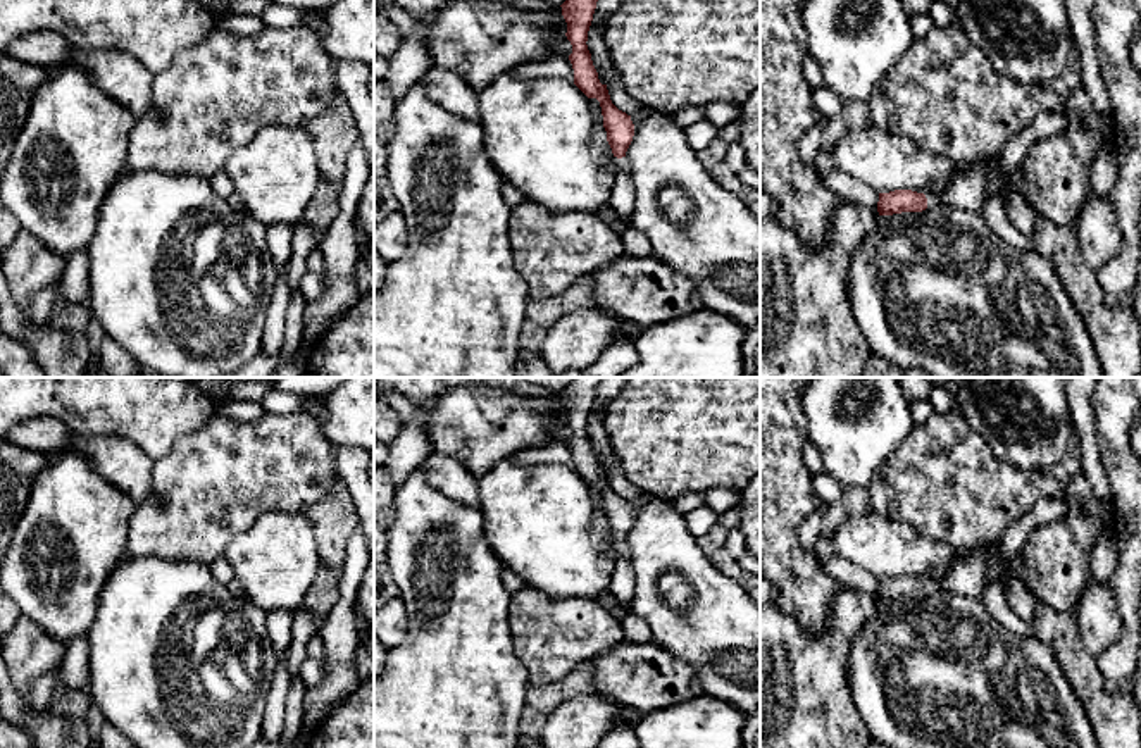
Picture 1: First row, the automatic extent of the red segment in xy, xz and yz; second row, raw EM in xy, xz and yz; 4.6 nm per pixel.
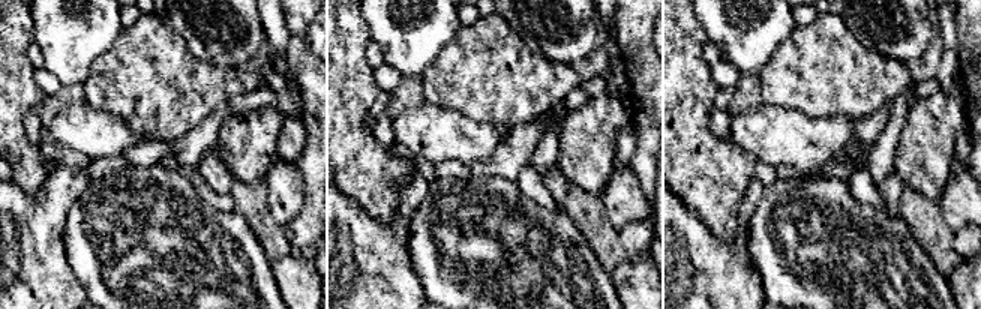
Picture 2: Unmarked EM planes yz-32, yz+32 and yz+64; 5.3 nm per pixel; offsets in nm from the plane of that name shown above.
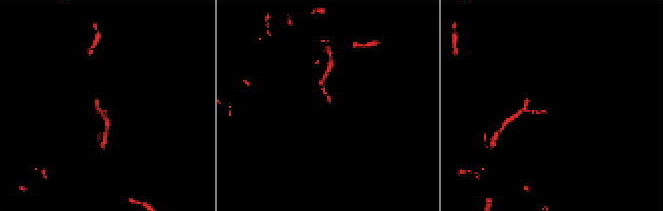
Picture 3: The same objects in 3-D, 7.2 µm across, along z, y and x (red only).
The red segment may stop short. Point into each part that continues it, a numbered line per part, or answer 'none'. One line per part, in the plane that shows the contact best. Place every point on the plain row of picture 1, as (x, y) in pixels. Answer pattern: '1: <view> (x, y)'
1: yz (967, 576)

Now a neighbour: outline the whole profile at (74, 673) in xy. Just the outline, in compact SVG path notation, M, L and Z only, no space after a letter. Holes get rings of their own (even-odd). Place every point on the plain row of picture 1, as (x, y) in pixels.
M86 636L65 643L65 658L57 683L69 689L86 689L90 681L90 641Z

